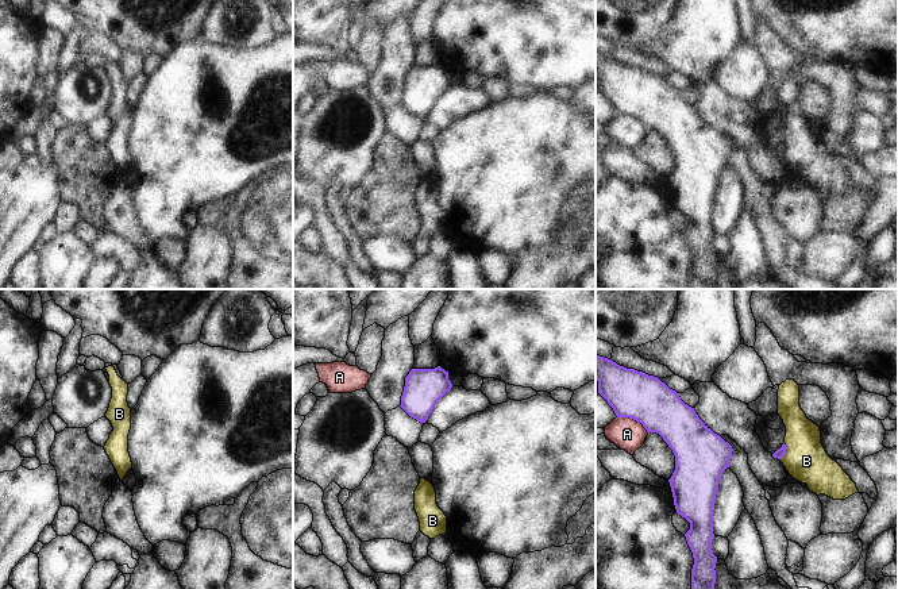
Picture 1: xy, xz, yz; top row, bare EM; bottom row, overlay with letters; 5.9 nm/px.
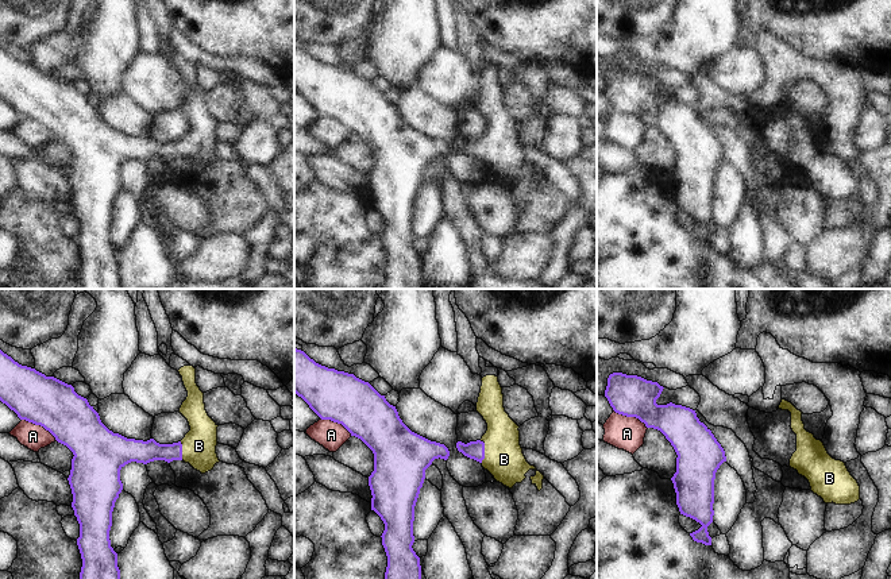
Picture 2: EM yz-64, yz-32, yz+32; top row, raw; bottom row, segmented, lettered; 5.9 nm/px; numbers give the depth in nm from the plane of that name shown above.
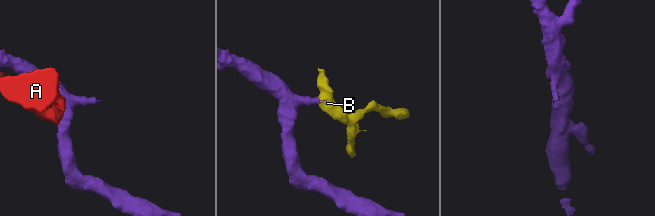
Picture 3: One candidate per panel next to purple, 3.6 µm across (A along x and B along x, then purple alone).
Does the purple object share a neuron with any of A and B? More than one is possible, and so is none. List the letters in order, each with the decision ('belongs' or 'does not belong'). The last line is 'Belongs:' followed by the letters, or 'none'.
A: does not belong
B: belongs
Belongs: B

